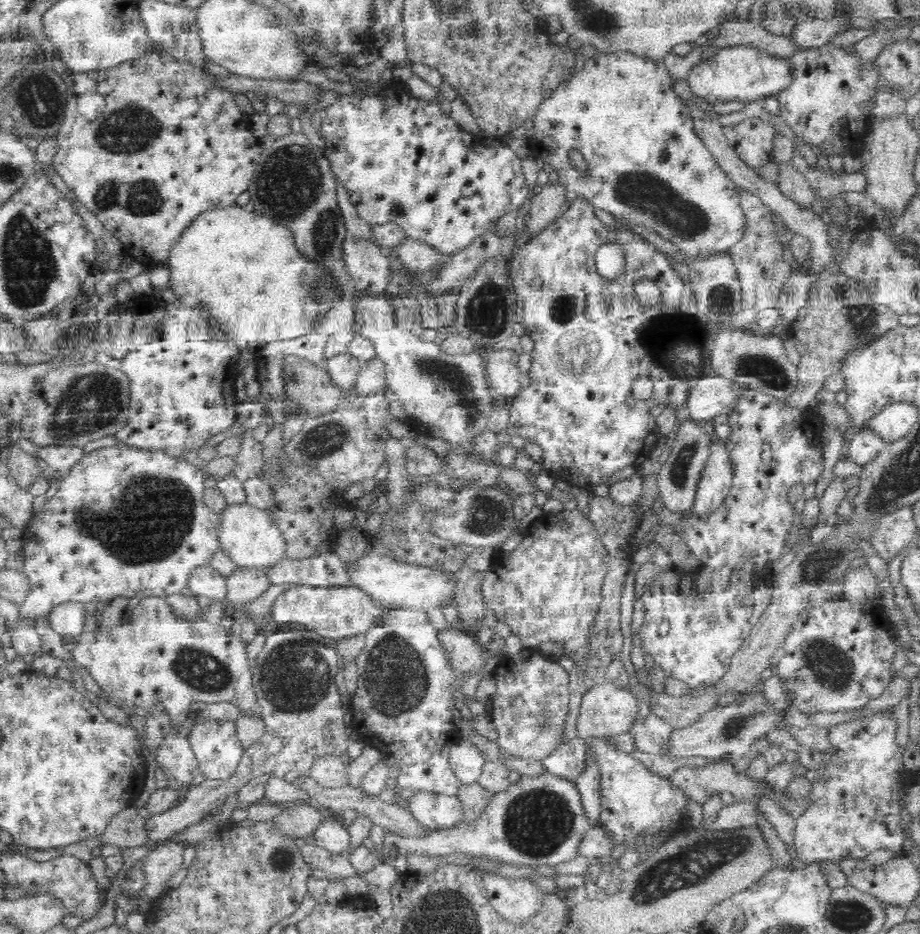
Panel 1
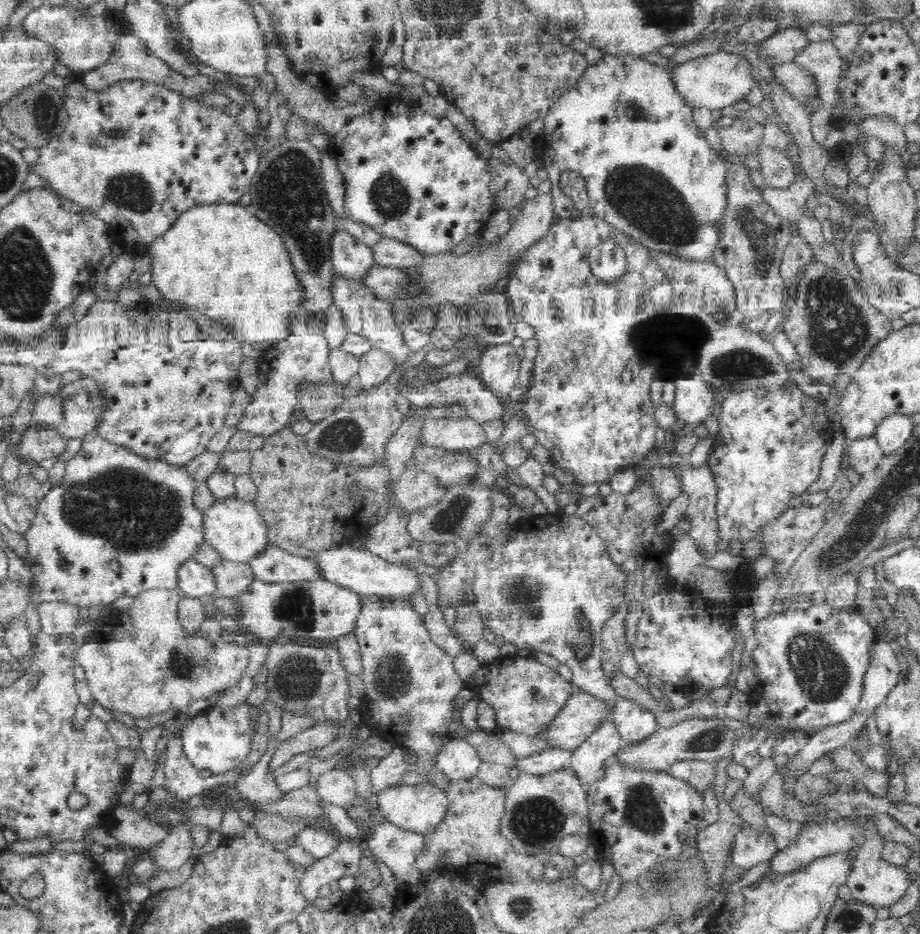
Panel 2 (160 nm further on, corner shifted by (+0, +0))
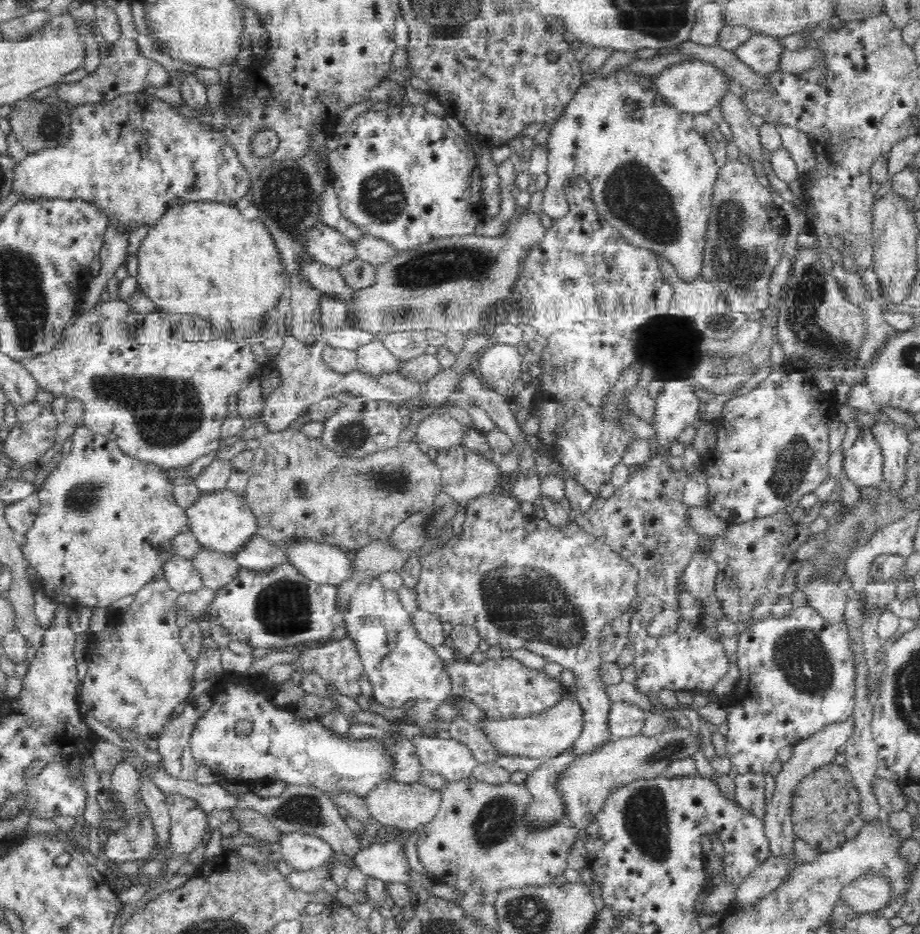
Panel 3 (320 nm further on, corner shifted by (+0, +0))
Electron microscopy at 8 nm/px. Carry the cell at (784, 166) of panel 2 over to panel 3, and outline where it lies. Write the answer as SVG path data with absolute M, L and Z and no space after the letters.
M729 93L727 98L724 98L720 110L724 115L723 120L730 123L734 142L739 147L740 153L764 164L770 164L775 159L775 154L762 145L758 127L751 124L749 120L751 113L742 98Z

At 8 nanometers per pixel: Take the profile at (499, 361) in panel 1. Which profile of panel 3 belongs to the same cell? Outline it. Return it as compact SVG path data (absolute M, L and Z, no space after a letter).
M492 342L486 347L485 352L477 357L477 375L480 382L500 394L512 397L512 386L514 386L514 382L516 382L518 378L521 378L520 365L522 364L523 358L524 357L520 355L517 346Z

